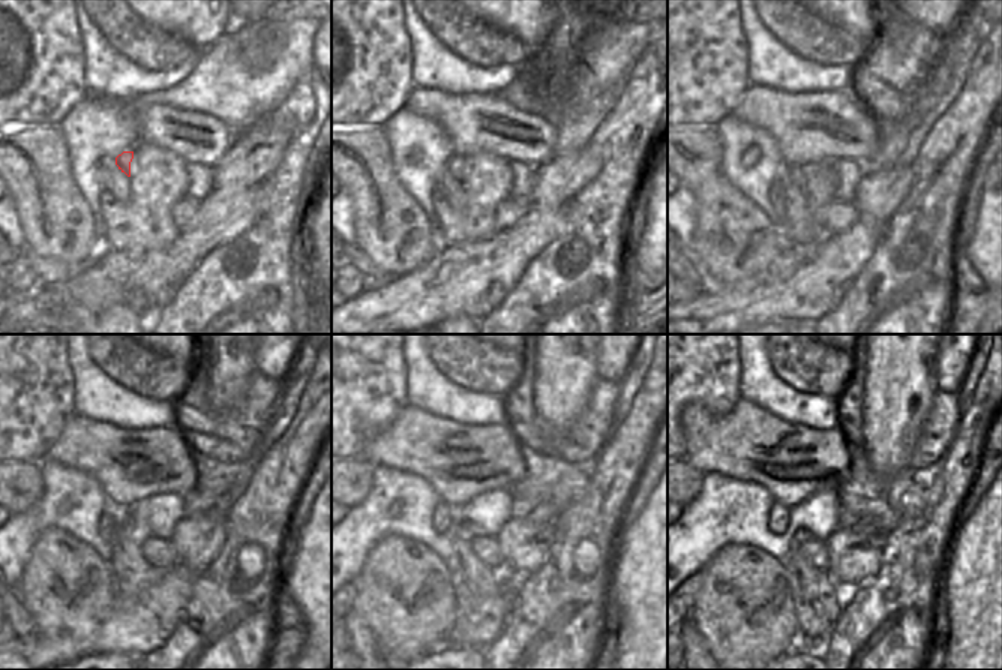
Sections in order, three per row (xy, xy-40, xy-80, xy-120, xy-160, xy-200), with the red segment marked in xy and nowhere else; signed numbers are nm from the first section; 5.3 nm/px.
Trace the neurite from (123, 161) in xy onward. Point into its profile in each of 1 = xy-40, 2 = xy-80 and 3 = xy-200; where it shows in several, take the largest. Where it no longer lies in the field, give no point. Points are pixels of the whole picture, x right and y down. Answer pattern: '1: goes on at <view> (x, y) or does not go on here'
1: goes on at xy-40 (456, 165)
2: goes on at xy-80 (794, 176)
3: goes on at xy-200 (801, 535)

